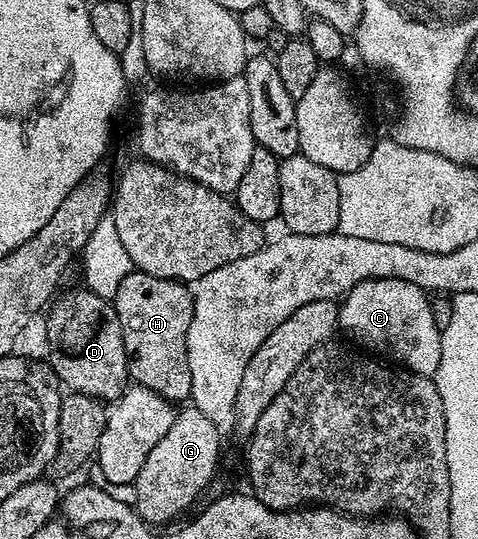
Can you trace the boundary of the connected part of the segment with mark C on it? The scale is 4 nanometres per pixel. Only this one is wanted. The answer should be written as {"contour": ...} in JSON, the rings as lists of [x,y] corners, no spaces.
{"contour":[[[370,278],[343,295],[338,308],[338,329],[356,338],[364,351],[414,374],[434,378],[441,364],[441,331],[433,324],[428,291],[409,284],[409,280]]]}

